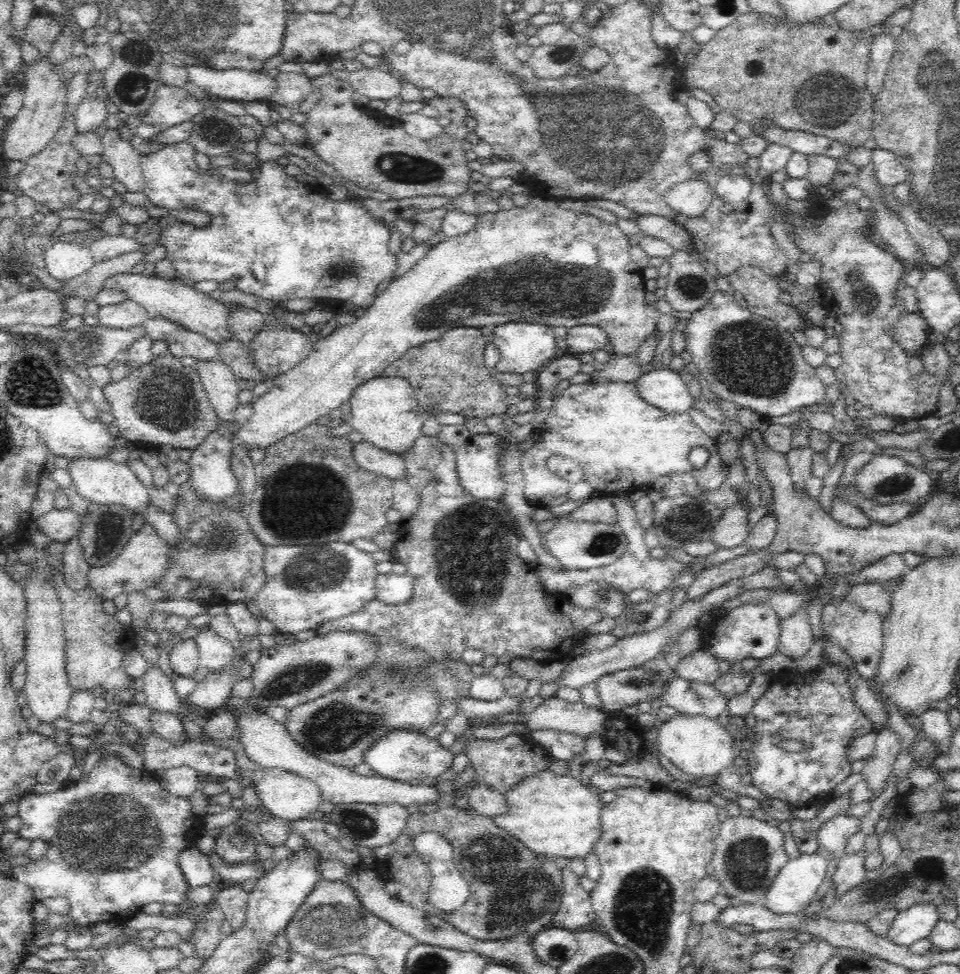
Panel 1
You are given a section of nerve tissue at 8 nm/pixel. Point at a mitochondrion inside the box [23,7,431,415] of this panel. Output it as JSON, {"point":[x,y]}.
{"point":[134,86]}

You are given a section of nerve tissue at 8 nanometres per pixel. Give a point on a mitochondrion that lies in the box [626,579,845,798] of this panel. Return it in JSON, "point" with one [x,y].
{"point":[808,679]}

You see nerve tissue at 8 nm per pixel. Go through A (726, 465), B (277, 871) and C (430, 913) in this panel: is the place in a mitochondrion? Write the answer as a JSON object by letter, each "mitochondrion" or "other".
{"A":"other","B":"other","C":"other"}

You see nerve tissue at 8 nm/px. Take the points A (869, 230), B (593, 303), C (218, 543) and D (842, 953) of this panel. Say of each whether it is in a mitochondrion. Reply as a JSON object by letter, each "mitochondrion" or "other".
{"A":"other","B":"mitochondrion","C":"mitochondrion","D":"other"}

